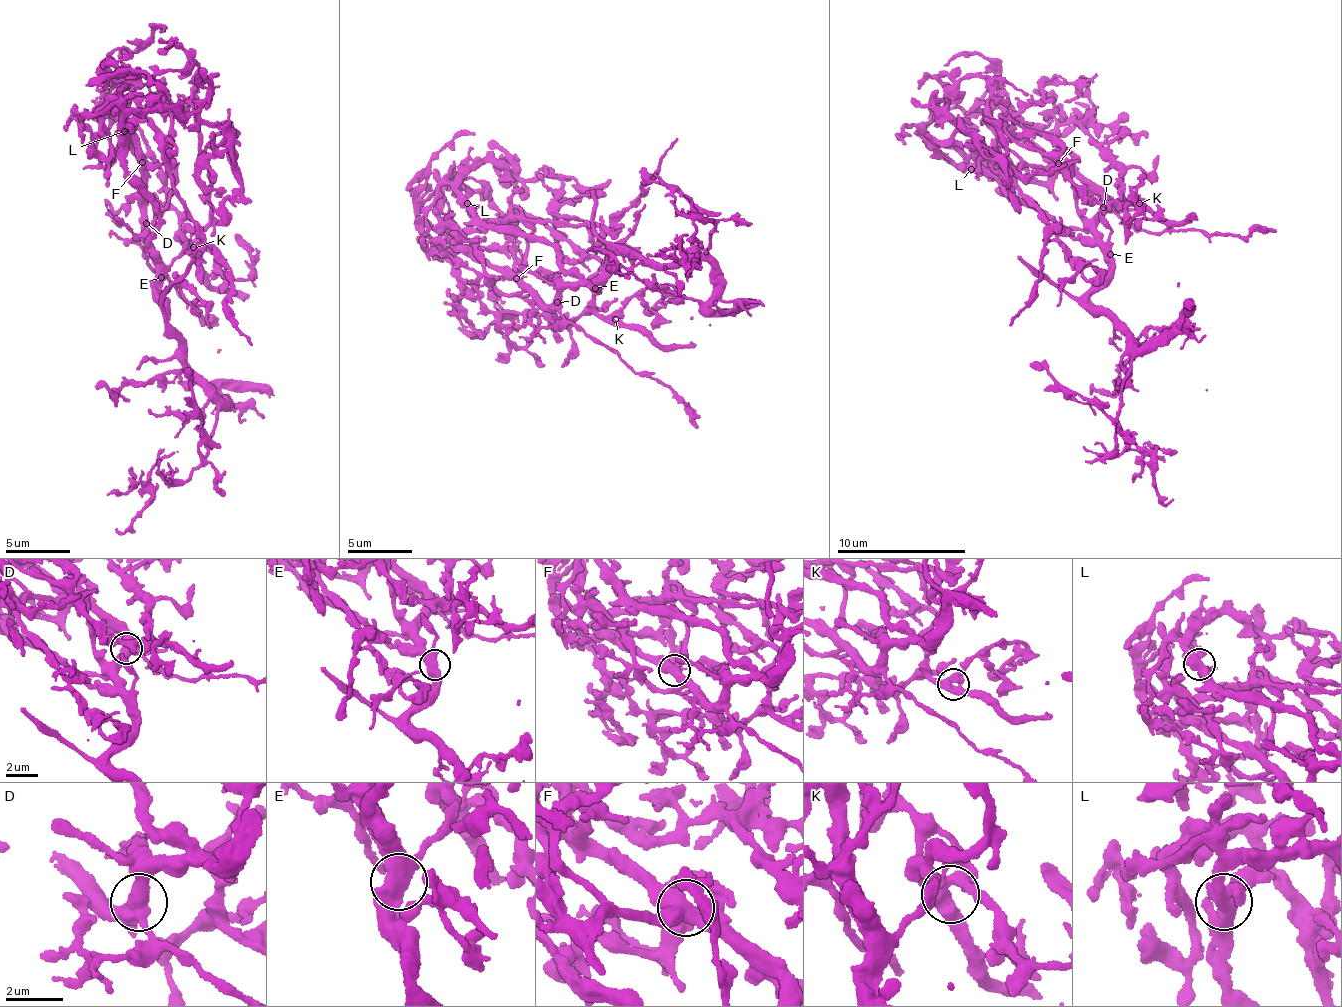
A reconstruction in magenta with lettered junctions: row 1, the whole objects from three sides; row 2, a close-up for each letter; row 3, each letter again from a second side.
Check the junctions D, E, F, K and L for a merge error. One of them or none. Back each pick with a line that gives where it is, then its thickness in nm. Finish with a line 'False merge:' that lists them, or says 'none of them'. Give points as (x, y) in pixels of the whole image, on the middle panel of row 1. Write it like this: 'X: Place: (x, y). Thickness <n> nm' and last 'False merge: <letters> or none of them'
False merge: none of them

